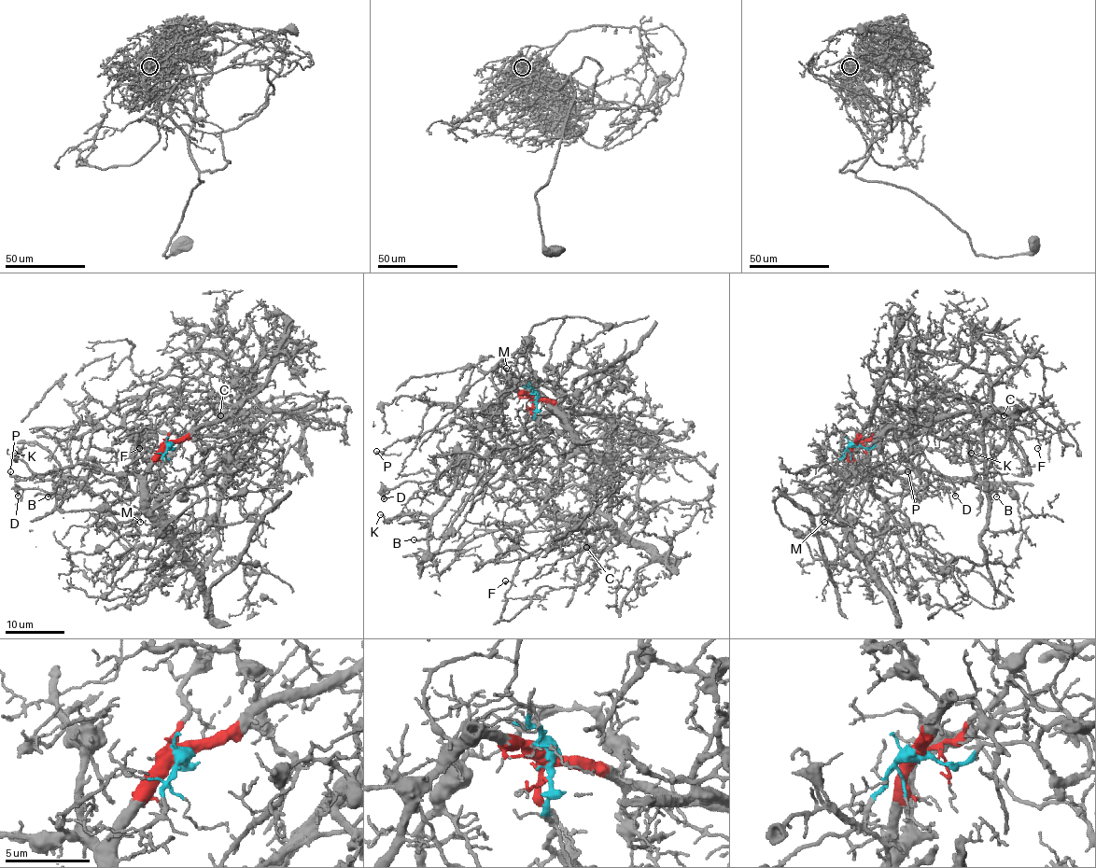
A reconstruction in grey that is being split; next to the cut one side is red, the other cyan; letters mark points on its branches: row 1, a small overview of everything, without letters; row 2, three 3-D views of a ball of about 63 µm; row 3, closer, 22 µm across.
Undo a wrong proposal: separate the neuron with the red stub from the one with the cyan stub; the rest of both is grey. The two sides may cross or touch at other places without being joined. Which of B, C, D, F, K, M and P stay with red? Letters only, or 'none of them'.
B, D, K, M, P

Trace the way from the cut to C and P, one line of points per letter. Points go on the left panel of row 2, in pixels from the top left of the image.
C: (169, 443), (194, 433), (231, 436), (244, 426), (244, 411), (231, 420), (224, 412), (219, 415)
P: (169, 443), (137, 475), (96, 470), (77, 465), (25, 480), (12, 477), (10, 472)

